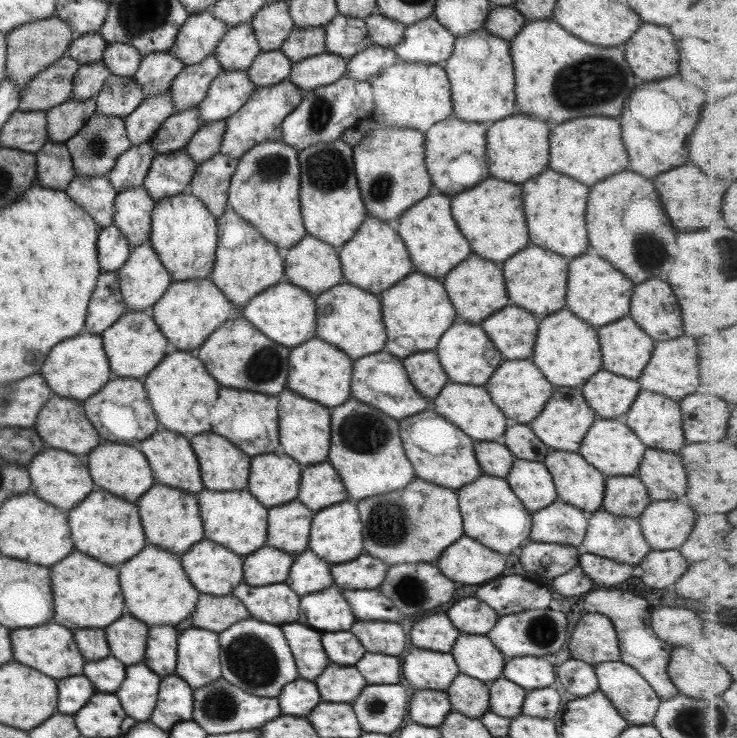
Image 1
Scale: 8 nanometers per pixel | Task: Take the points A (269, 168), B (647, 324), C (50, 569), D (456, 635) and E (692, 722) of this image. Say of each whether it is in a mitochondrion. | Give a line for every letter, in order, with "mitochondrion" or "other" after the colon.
A: mitochondrion
B: other
C: other
D: other
E: mitochondrion

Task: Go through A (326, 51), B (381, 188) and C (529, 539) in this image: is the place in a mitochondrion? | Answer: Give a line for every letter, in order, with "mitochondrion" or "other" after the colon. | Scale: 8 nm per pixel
A: other
B: mitochondrion
C: other

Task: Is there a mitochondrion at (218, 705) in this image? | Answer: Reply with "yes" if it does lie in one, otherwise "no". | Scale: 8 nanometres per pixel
yes

